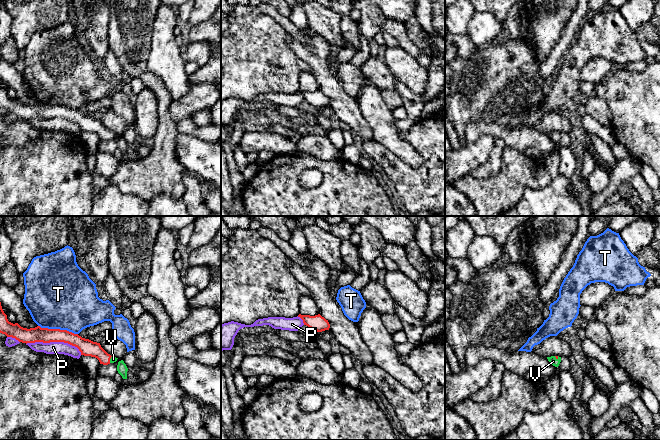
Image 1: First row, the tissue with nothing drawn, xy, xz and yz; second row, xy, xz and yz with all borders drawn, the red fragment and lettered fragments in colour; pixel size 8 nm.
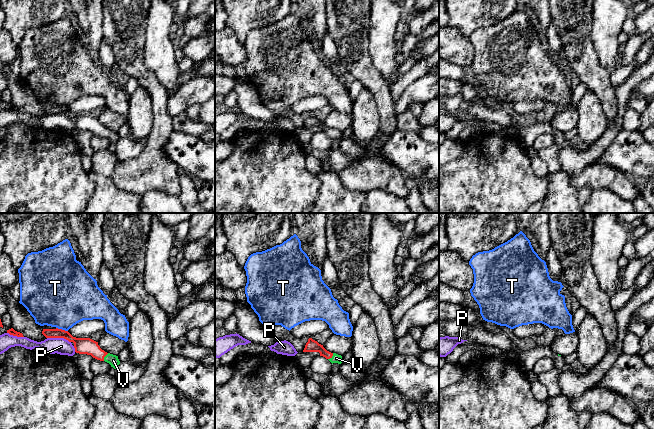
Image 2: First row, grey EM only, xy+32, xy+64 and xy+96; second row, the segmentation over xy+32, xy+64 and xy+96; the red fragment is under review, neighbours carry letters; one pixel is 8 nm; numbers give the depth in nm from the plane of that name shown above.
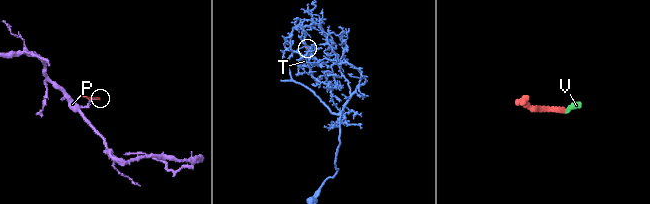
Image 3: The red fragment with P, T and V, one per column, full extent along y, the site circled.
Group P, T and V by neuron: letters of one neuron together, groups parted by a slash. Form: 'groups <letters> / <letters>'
groups P / T / V

